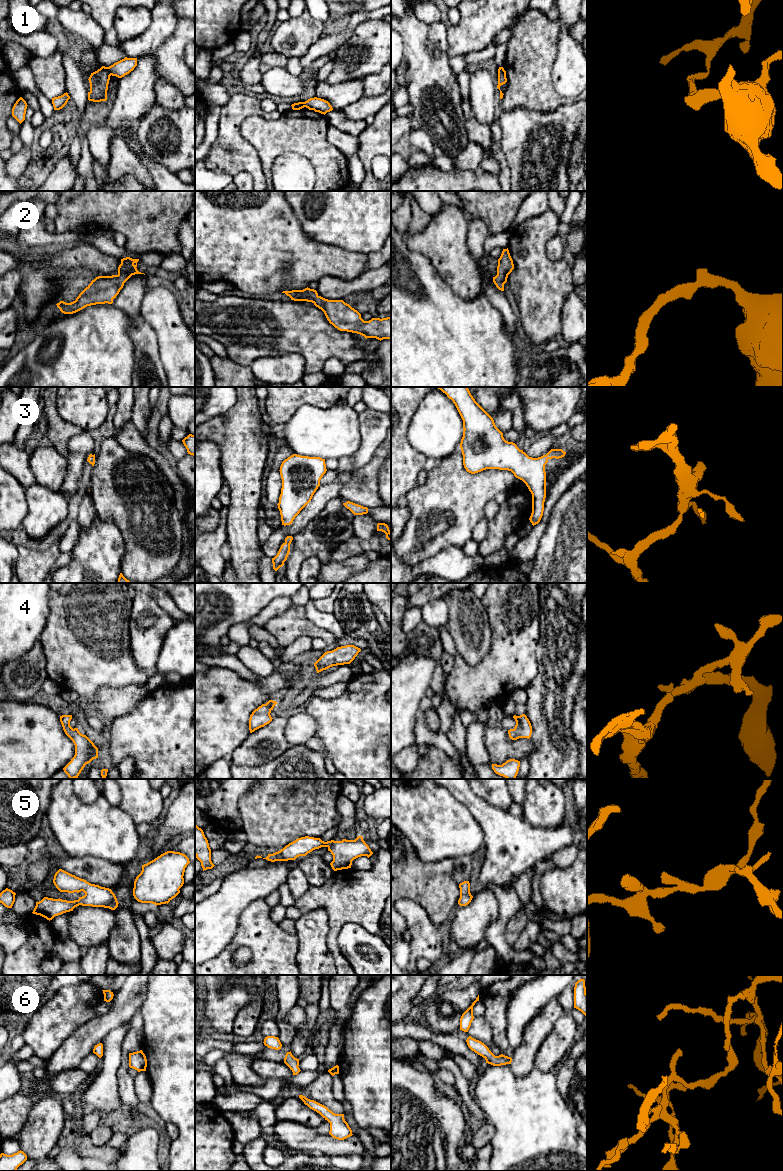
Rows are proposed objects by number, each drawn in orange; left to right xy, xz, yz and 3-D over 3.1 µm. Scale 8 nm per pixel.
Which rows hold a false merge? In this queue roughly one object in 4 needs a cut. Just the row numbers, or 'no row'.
1

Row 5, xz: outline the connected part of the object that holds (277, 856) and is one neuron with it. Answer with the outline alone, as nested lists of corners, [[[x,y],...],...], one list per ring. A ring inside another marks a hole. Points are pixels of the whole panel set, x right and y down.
[[[362,836],[355,840],[327,841],[320,838],[301,837],[286,845],[283,849],[273,854],[268,854],[266,859],[271,862],[295,860],[299,856],[306,856],[308,853],[321,847],[327,847],[333,855],[330,863],[334,871],[351,868],[352,861],[361,856],[368,858],[373,854],[369,846],[365,843]]]

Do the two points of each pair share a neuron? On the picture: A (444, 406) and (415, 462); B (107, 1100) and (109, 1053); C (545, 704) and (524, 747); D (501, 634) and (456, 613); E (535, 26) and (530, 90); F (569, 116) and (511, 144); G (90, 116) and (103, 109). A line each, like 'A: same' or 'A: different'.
A: different
B: same
C: different
D: different
E: same
F: same
G: same

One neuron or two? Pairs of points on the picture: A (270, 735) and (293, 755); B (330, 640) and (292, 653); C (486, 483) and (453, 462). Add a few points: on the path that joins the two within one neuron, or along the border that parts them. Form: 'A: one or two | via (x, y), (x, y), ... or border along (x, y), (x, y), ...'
A: two | border along (291, 746), (279, 756), (267, 762)
B: two | border along (312, 637), (300, 636), (289, 645)
C: one | via (477, 483), (471, 483), (459, 471)

